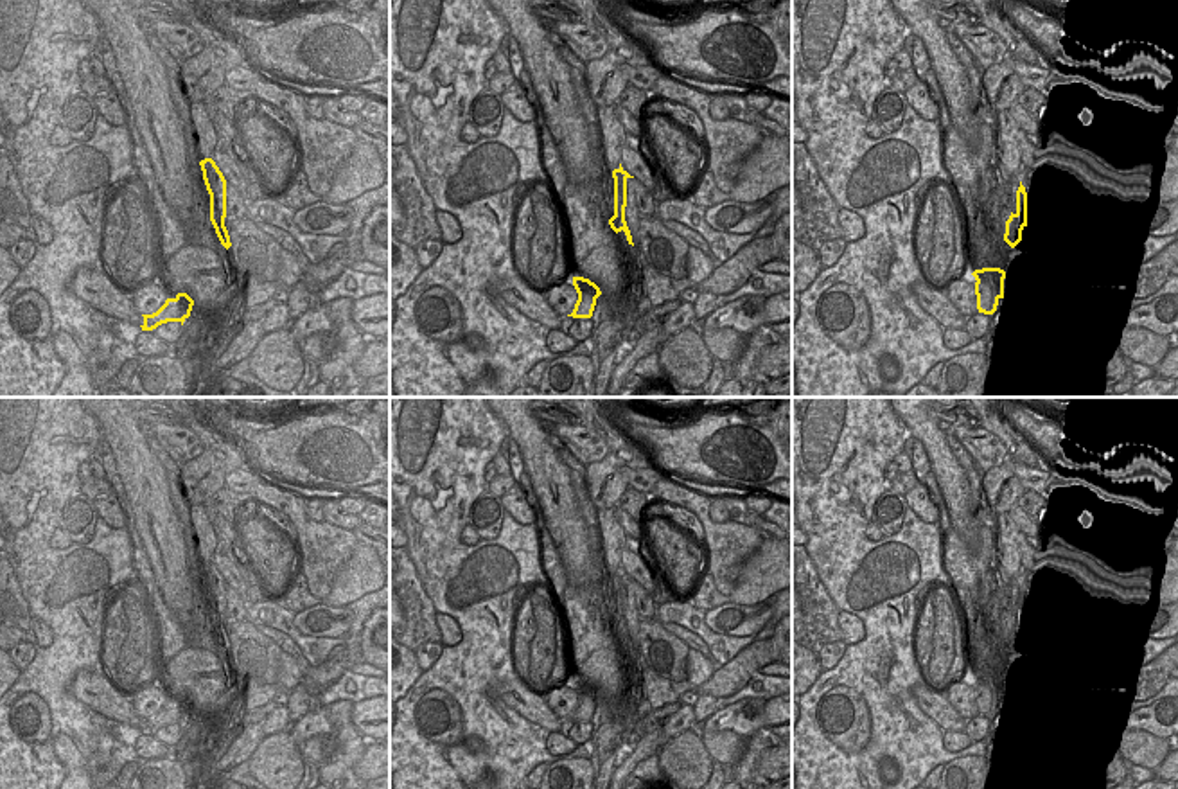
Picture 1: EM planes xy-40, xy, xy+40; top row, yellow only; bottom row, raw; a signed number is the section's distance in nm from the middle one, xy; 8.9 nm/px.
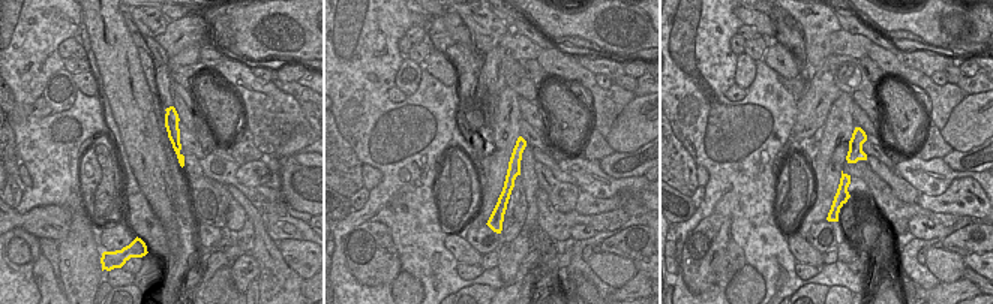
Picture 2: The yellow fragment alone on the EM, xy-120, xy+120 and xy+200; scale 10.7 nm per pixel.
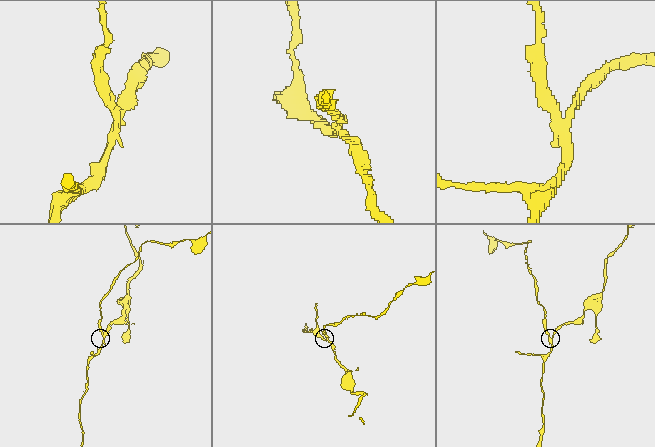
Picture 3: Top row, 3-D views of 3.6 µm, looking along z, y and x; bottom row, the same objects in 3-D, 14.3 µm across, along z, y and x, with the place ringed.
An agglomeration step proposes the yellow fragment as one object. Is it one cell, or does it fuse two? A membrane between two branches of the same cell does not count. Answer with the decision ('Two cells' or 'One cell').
Two cells

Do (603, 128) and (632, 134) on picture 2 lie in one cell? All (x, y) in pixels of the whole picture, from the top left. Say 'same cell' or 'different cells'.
different cells

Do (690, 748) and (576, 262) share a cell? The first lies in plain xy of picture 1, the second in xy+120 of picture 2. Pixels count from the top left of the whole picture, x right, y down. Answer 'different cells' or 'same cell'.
different cells

